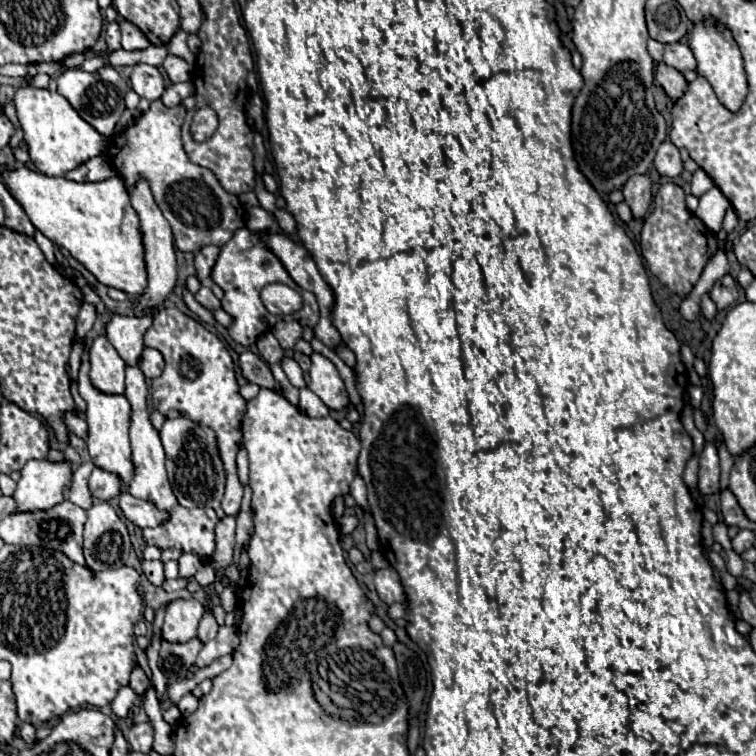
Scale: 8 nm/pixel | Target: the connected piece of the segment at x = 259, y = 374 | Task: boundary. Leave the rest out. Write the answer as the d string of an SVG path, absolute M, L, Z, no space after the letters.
M245 350L239 354L239 366L241 366L241 372L243 376L249 380L249 382L255 382L259 384L261 388L269 388L273 390L275 388L275 380L273 380L273 374L269 370L269 364L263 362L257 354L253 354L251 350Z

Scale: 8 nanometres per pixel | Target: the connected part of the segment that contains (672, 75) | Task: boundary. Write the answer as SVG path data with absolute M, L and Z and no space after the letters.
M659 62L657 68L655 68L655 80L663 86L663 90L667 92L667 96L671 100L681 98L685 88L687 88L685 76L679 70L675 70L675 68L671 68L671 66L663 64L663 62Z

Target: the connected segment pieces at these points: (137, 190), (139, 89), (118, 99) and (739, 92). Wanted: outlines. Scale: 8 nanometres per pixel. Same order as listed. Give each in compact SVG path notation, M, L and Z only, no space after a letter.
M137 180L137 184L133 186L133 192L131 192L131 202L133 202L133 208L139 214L139 220L141 220L143 244L145 244L145 262L147 262L147 274L149 274L149 286L147 286L145 294L139 298L139 316L145 316L159 302L163 302L167 298L167 294L173 290L175 280L177 280L177 262L175 262L171 226L165 220L165 216L161 214L159 206L157 206L153 194L151 194L151 188L149 188L147 180Z
M135 64L131 72L131 88L149 102L159 100L165 92L165 80L155 66L149 64Z
M103 66L97 72L85 72L79 68L65 70L57 78L57 92L69 100L69 104L79 112L79 116L89 122L103 136L111 136L115 124L119 122L125 110L125 92L129 90L127 82L117 74L113 66Z
M715 20L695 24L691 34L689 34L689 48L695 54L697 72L713 86L719 102L727 110L739 112L739 108L743 106L745 96L747 96L747 76L745 76L745 70L743 70L743 58L741 58L739 46L733 40L731 32L727 28L717 26Z

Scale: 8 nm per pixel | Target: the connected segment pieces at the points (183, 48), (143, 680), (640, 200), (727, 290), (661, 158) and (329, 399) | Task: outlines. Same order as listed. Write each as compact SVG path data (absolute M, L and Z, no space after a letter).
M179 30L167 44L167 50L175 56L181 56L185 60L189 60L189 64L195 62L195 56L189 52L189 46L187 46L187 34L183 30Z
M137 666L133 672L131 672L131 682L129 682L129 686L135 690L135 694L139 694L139 696L143 696L145 694L145 690L149 688L149 678L145 676L145 672Z
M633 176L633 180L629 180L629 184L625 184L625 188L623 188L623 196L631 208L633 218L643 220L643 216L647 214L649 204L651 204L651 180L649 180L649 176Z
M725 274L723 278L719 278L719 280L713 284L709 296L711 296L711 300L717 304L717 310L723 310L723 308L727 308L729 304L733 304L733 302L737 300L737 292L739 292L737 282L735 282L729 274Z
M665 140L659 146L657 156L655 156L655 168L657 168L657 172L661 176L669 176L669 178L681 176L681 172L683 172L683 160L679 156L677 146L671 140Z
M313 354L311 356L311 370L309 370L309 388L323 400L323 404L331 410L345 410L349 406L349 394L345 390L345 384L333 366L325 356Z

